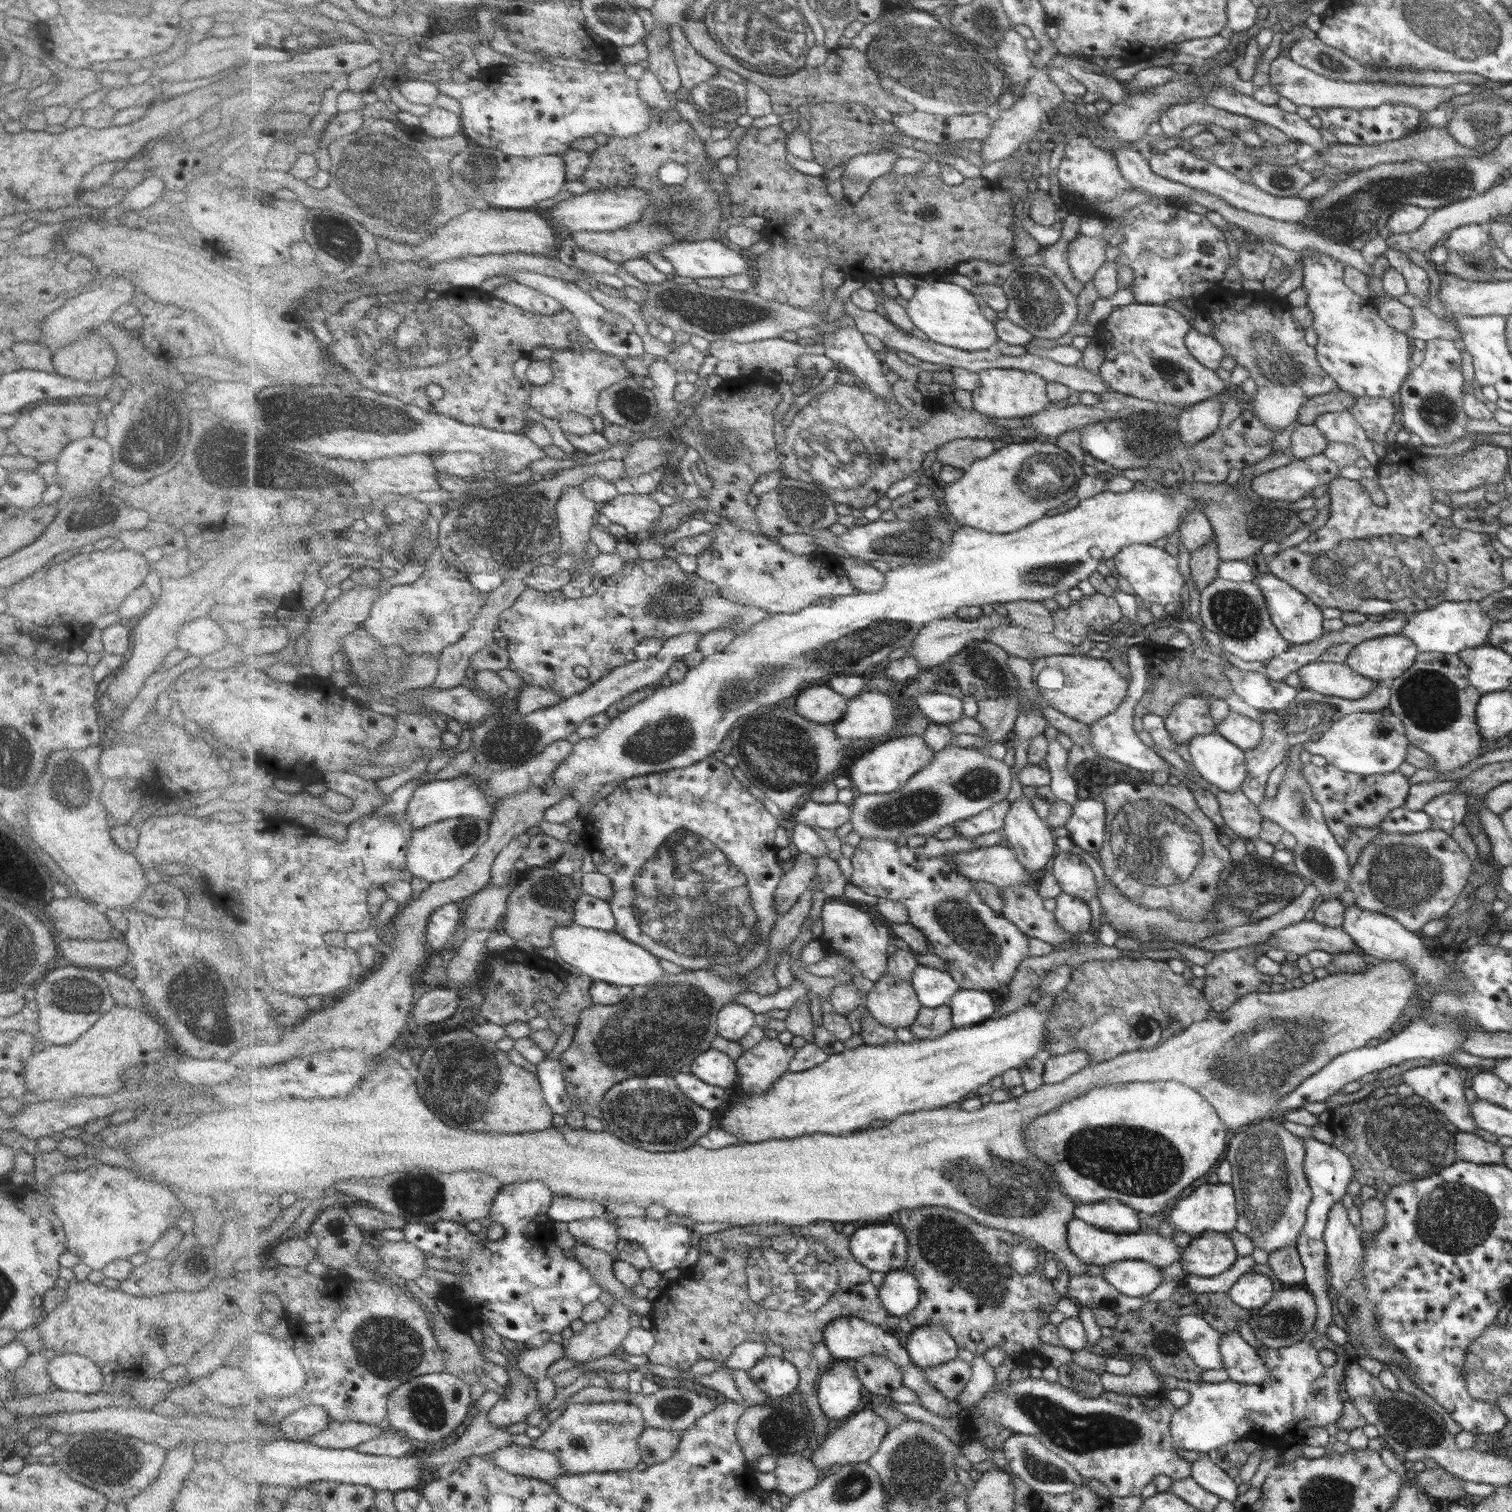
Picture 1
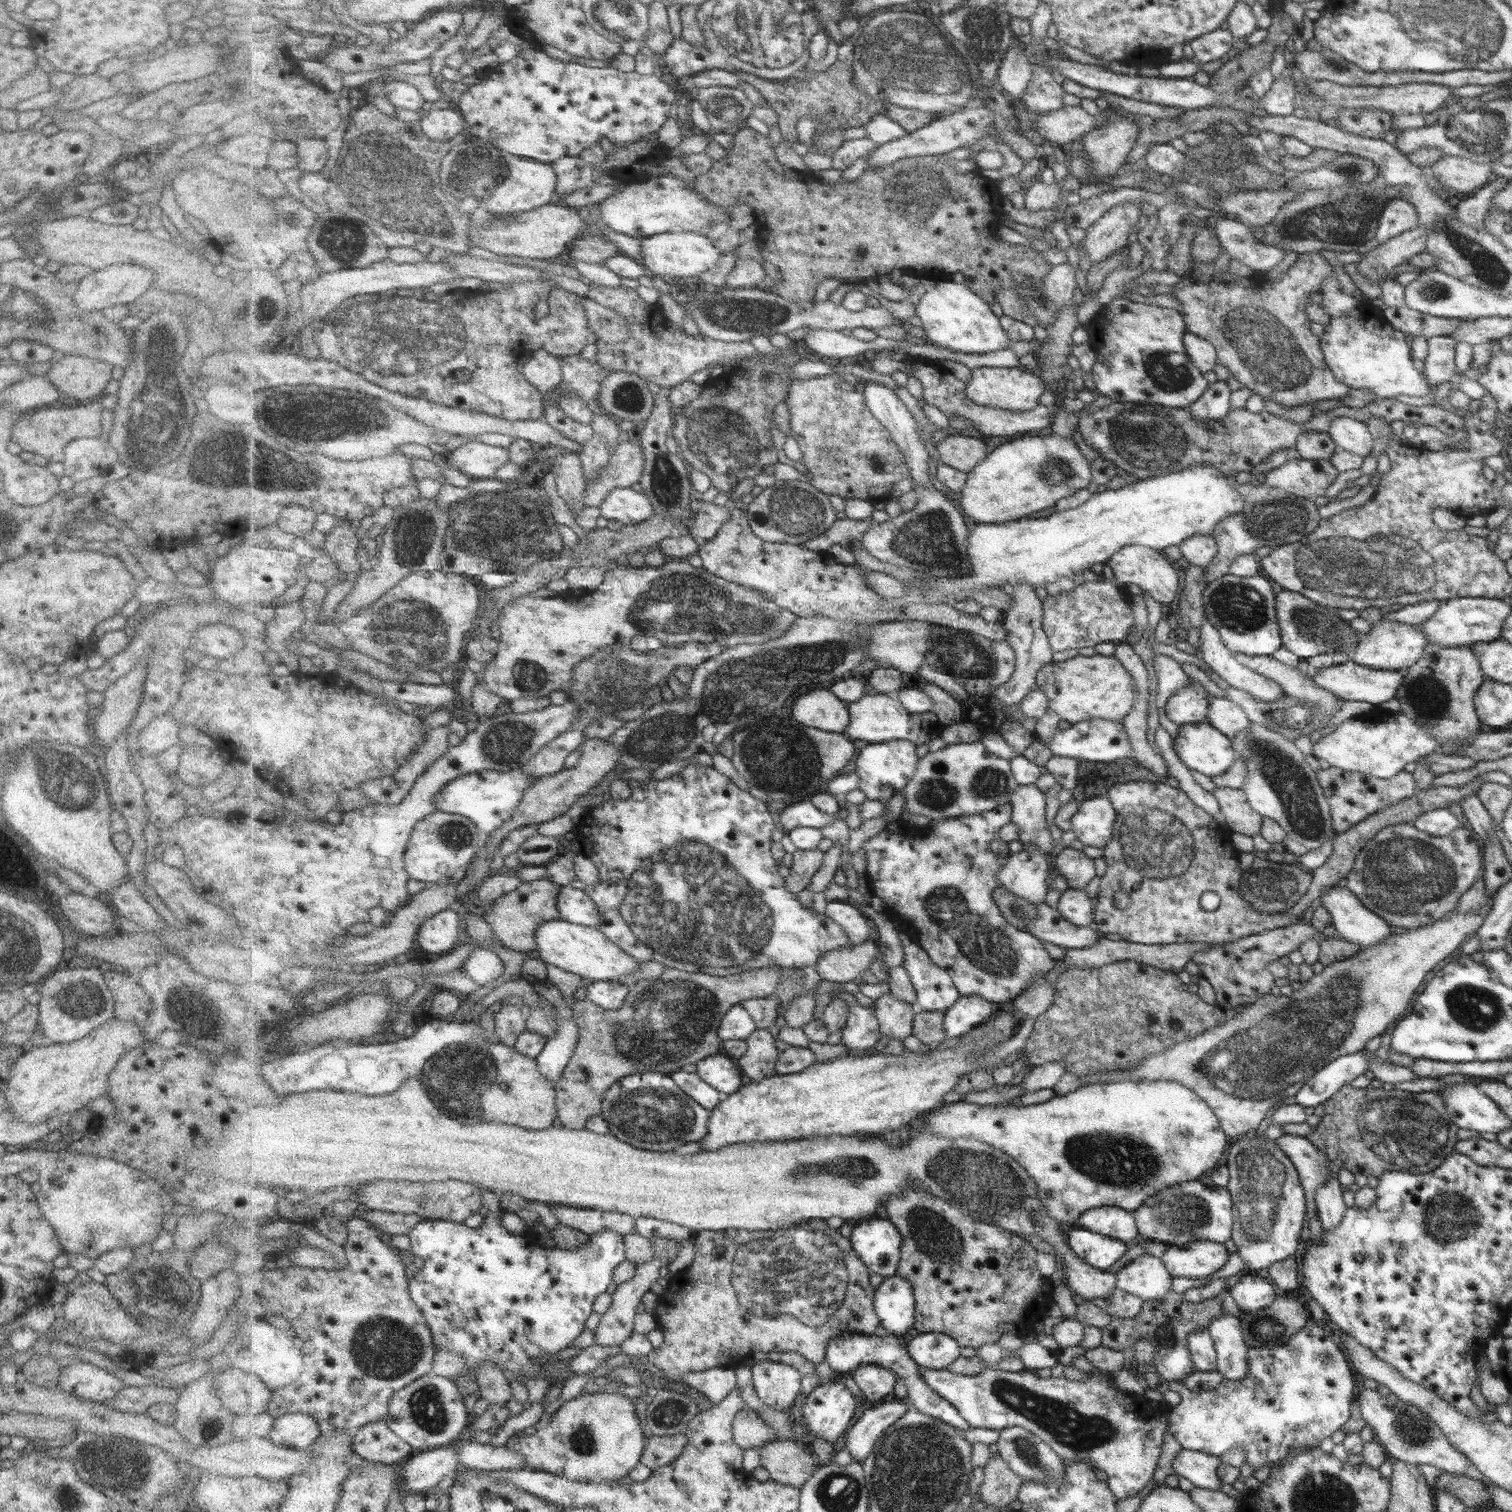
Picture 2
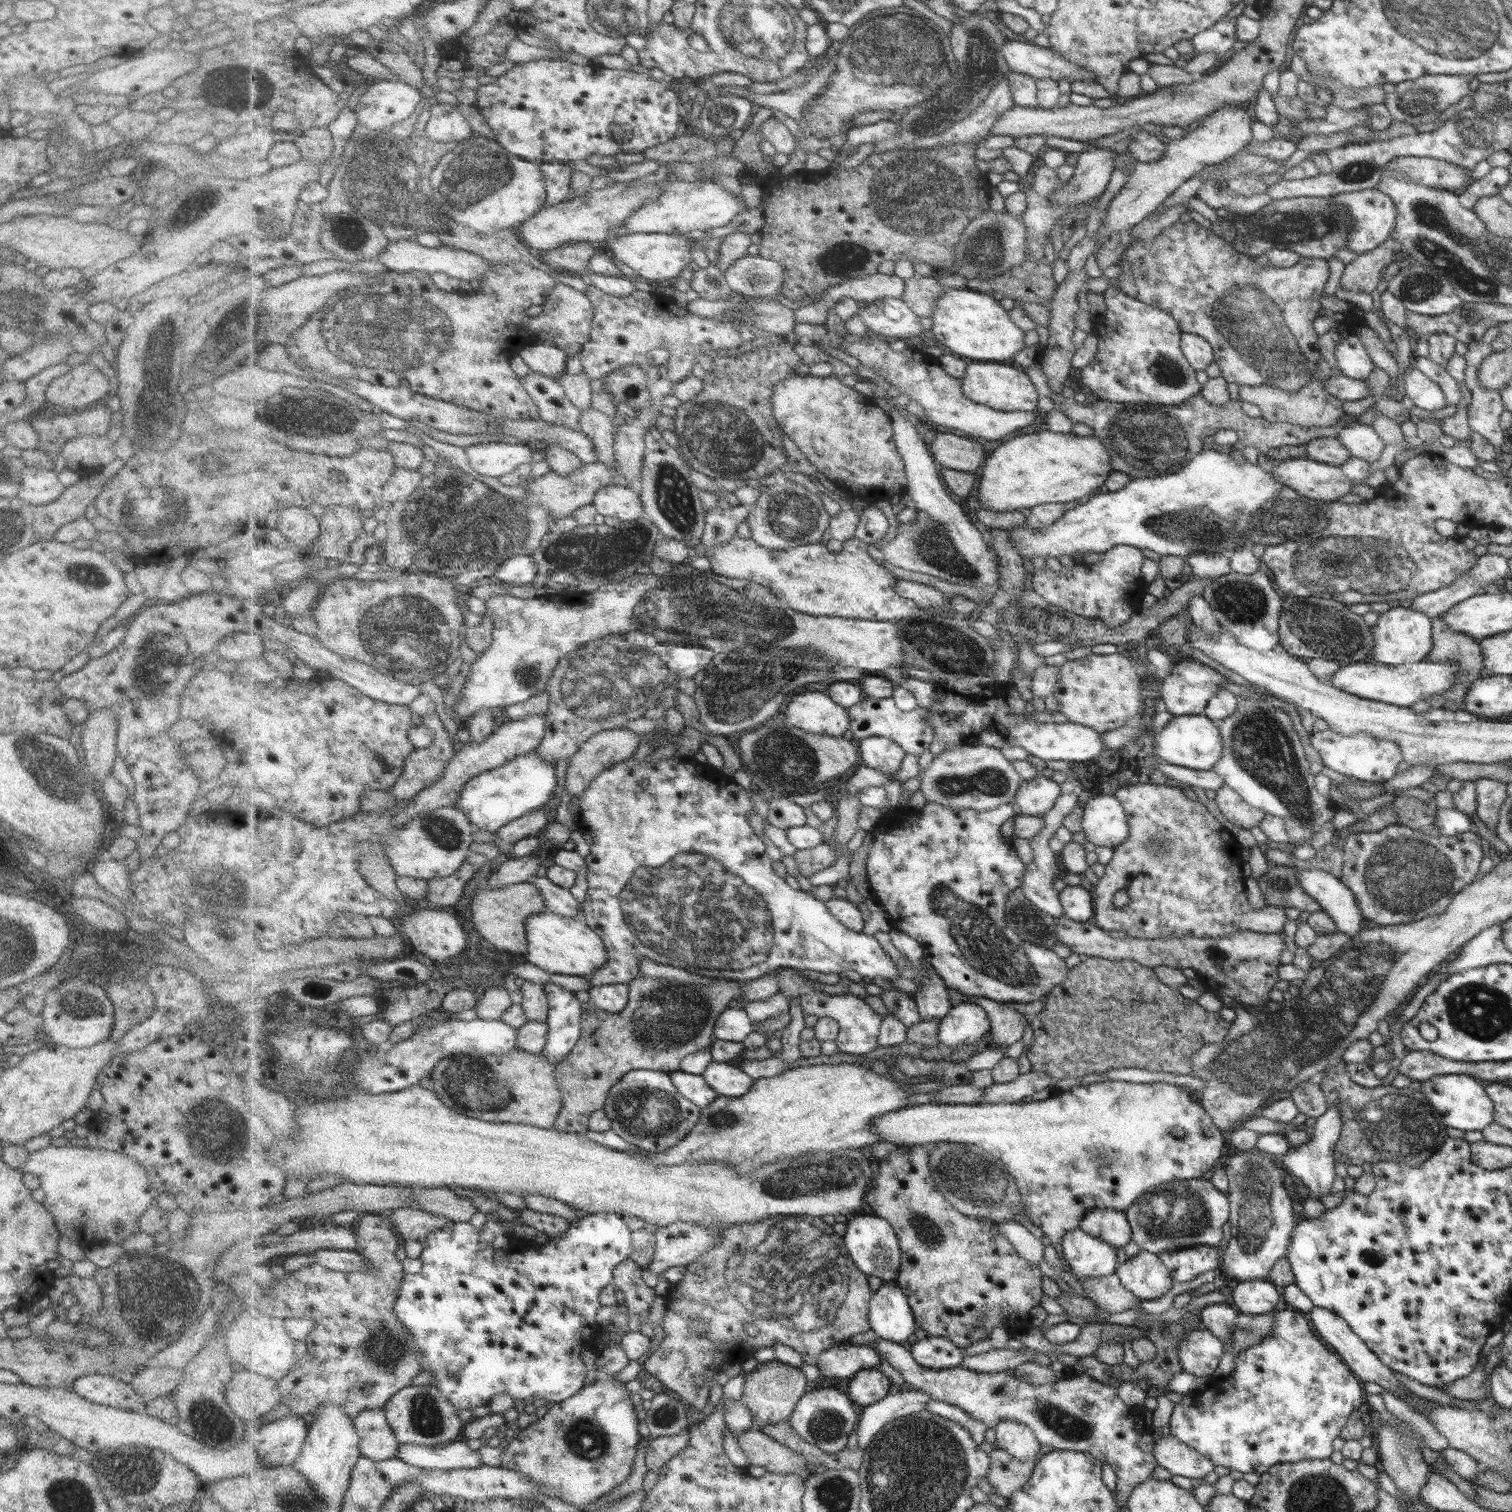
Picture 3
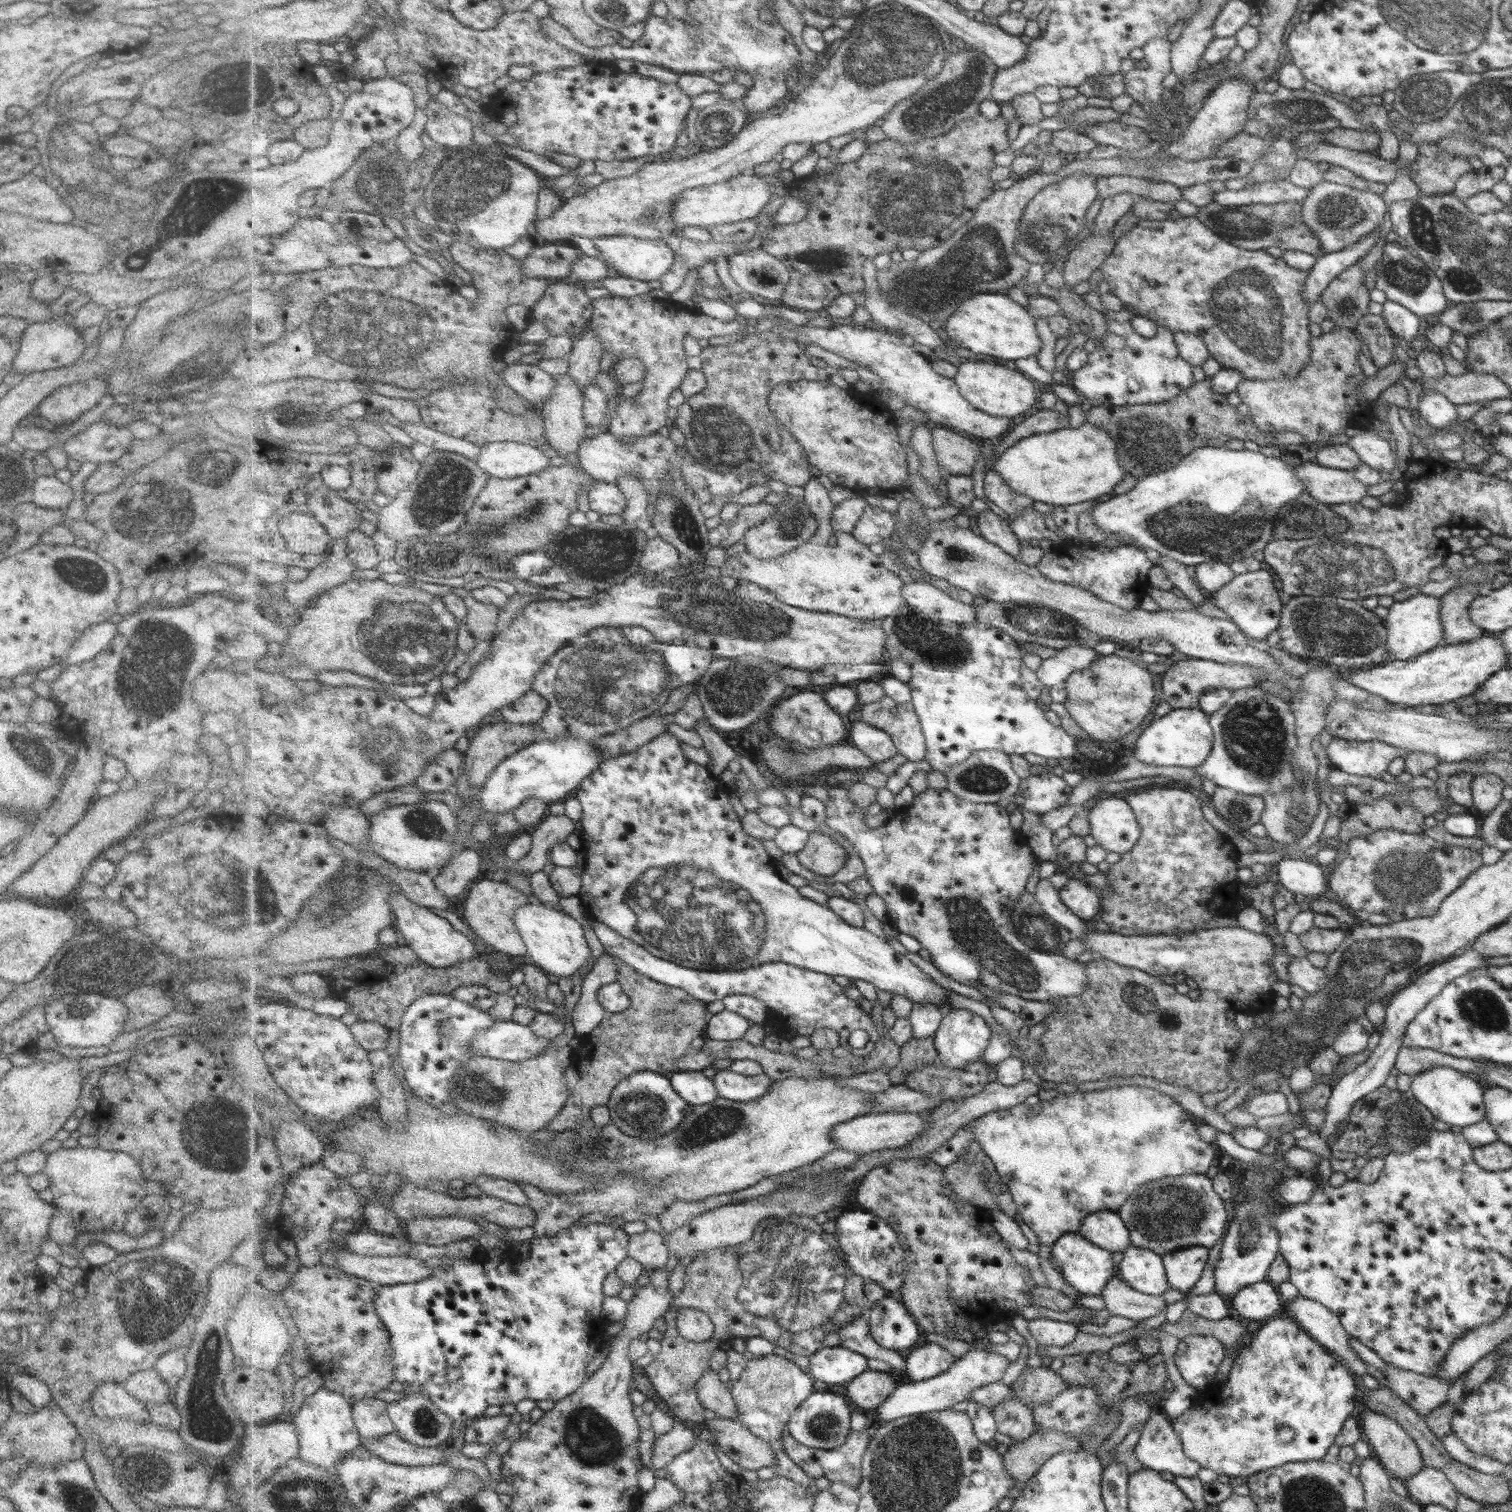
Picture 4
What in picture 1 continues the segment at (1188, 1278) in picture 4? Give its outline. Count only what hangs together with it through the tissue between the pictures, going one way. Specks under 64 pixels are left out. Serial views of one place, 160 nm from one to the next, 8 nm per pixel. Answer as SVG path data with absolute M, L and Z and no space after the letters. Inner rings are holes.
M1208 1232L1192 1239L1179 1263L1185 1275L1209 1278L1227 1273L1237 1259L1230 1236Z

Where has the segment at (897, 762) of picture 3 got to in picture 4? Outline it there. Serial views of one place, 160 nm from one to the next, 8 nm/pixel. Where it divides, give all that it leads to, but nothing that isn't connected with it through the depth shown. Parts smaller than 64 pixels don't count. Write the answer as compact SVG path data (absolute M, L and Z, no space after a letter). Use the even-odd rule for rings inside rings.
M861 717L857 720L848 736L849 742L868 754L875 764L886 762L900 754L899 747L887 731L870 726Z

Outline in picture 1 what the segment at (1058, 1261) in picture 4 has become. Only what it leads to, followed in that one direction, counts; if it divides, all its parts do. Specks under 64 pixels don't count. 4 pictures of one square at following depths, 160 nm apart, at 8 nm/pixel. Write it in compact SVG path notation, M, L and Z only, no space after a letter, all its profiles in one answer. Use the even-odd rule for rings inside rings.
M1076 1218L1068 1222L1067 1242L1068 1248L1078 1260L1098 1267L1106 1267L1111 1262L1144 1260L1154 1263L1156 1267L1164 1268L1174 1262L1179 1262L1182 1258L1182 1252L1185 1252L1175 1244L1172 1238L1170 1240L1163 1239L1158 1232L1140 1230L1136 1234L1120 1235L1110 1231L1102 1231L1098 1227L1088 1225Z

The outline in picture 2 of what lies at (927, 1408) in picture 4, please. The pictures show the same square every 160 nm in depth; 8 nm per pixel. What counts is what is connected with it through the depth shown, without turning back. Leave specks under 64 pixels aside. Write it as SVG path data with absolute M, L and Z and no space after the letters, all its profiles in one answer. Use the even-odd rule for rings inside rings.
M896 1398L866 1410L848 1432L846 1448L854 1460L863 1463L875 1451L884 1433L906 1416L911 1407L909 1400Z

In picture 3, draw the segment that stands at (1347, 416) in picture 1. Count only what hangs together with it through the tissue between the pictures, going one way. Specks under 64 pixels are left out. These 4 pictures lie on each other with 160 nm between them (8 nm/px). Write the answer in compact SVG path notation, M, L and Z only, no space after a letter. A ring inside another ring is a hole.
M1356 422L1352 427L1343 428L1337 438L1342 446L1351 452L1351 456L1361 458L1369 463L1380 460L1385 447L1384 441L1371 424L1364 425Z

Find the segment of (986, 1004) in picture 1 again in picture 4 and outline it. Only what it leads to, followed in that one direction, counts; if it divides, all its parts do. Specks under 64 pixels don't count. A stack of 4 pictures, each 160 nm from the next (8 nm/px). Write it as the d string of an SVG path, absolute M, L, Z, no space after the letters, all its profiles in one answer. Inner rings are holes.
M969 1009L951 1010L949 1014L946 1014L942 1026L935 1036L940 1056L939 1063L950 1068L968 1068L975 1062L983 1060L994 1036L993 1028L984 1017L972 1013Z

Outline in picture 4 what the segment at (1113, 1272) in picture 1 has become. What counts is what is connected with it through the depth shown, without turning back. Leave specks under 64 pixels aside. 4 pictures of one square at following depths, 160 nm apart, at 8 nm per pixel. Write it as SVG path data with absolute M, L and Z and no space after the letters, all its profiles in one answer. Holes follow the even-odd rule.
M1130 1246L1119 1264L1122 1281L1137 1292L1160 1296L1171 1288L1163 1258L1152 1250Z

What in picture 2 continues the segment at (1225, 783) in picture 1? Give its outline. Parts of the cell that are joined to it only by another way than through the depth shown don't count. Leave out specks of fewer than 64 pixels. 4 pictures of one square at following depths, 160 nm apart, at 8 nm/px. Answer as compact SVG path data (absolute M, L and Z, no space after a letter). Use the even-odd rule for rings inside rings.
M1209 722L1180 726L1178 736L1174 740L1174 751L1178 755L1179 762L1186 765L1190 771L1195 770L1210 778L1224 774L1232 766L1232 762L1237 759L1235 746L1231 740L1222 731L1211 726Z

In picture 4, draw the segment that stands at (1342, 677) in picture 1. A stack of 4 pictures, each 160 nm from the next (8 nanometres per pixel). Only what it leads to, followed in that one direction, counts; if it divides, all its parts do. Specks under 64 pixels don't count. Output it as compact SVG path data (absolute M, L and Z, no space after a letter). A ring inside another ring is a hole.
M1484 632L1480 638L1456 644L1440 644L1430 652L1405 661L1392 660L1378 666L1358 669L1354 673L1351 672L1346 680L1394 704L1414 708L1423 704L1447 706L1459 698L1476 693L1483 688L1484 682L1499 670L1506 668L1508 664L1509 652L1504 643L1495 633Z

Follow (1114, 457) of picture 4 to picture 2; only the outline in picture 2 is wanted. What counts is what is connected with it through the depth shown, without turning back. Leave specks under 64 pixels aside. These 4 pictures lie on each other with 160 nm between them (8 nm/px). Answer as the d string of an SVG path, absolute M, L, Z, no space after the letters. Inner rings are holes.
M1052 433L1050 435L1025 435L1021 438L1010 438L1006 440L1004 444L996 448L989 457L982 463L980 466L977 466L976 470L970 472L969 481L967 487L964 489L964 492L960 492L956 495L956 499L959 505L962 506L966 516L970 516L972 521L976 523L984 524L996 524L996 523L1007 523L1012 521L1019 521L1022 519L1028 519L1029 516L1032 516L1034 512L1040 512L1040 510L1046 510L1046 508L1052 508L1058 501L1062 501L1063 498L1072 497L1073 494L1079 492L1079 490L1084 490L1089 488L1089 485L1092 483L1092 472L1090 471L1090 461L1084 457L1084 454L1078 449L1074 439L1070 437L1063 437Z

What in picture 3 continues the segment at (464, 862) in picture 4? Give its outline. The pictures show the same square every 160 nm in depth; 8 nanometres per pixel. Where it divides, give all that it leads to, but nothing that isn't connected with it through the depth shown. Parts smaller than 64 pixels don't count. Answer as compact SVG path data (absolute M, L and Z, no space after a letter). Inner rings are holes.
M466 861L456 875L430 881L430 892L426 900L439 908L458 904L464 896L468 882L470 883L477 872L478 868L472 862Z

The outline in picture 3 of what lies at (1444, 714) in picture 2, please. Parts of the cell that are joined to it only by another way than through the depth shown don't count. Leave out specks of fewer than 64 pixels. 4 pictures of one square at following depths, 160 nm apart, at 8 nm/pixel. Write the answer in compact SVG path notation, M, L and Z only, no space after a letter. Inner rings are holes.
M1442 616L1436 618L1433 623L1434 626L1434 645L1430 653L1427 654L1426 659L1430 659L1431 661L1450 661L1454 663L1459 668L1459 676L1457 676L1457 684L1451 688L1451 690L1447 690L1447 692L1443 692L1443 694L1437 694L1437 696L1431 696L1425 700L1432 709L1435 708L1445 708L1448 703L1456 703L1458 706L1461 705L1461 700L1463 696L1469 690L1469 684L1484 676L1486 673L1484 672L1484 658L1481 642L1476 638L1467 634L1462 634L1460 631L1452 630L1447 622L1442 618Z

